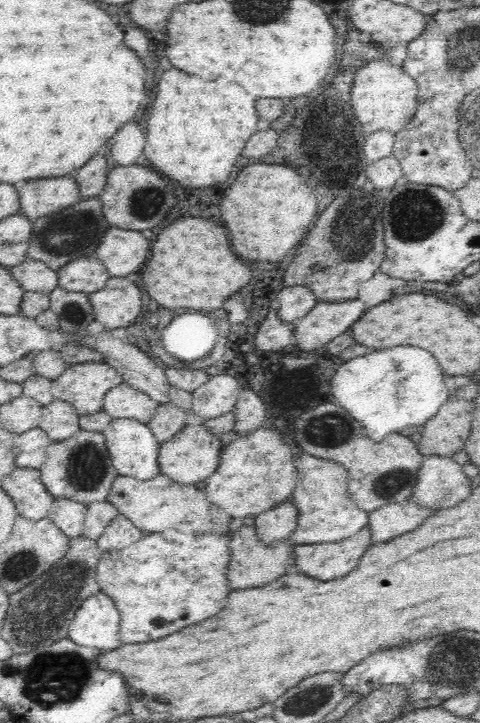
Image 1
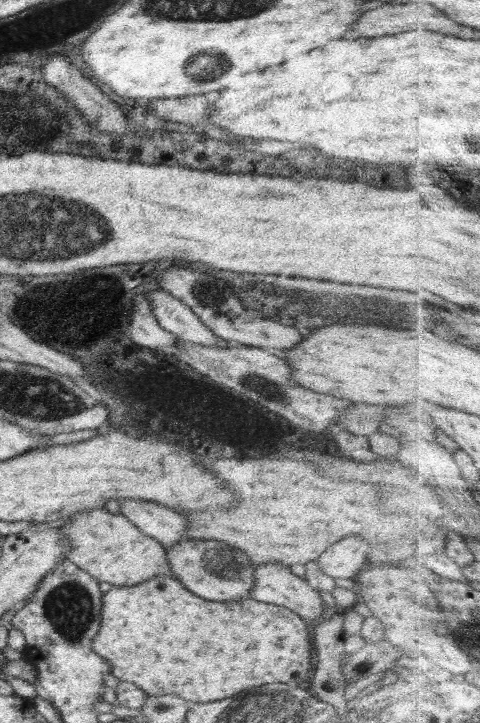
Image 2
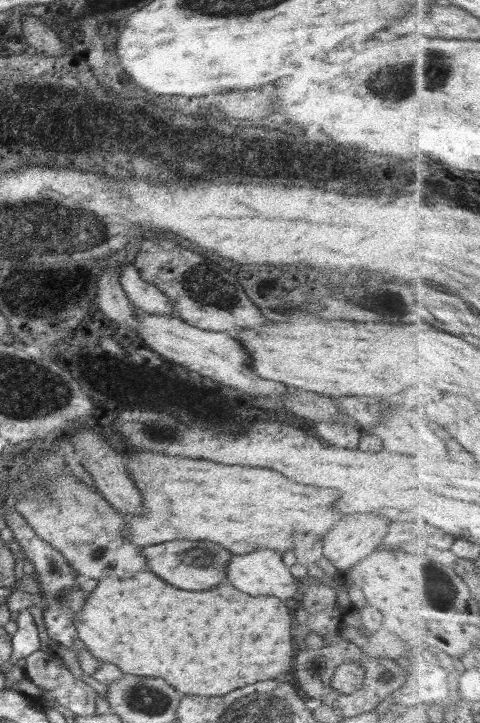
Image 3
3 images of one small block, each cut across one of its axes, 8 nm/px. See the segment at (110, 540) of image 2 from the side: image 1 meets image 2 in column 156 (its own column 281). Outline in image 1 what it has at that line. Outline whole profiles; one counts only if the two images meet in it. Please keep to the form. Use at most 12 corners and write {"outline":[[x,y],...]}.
{"outline":[[254,525],[229,535],[231,591],[297,573],[290,538],[258,541]]}

